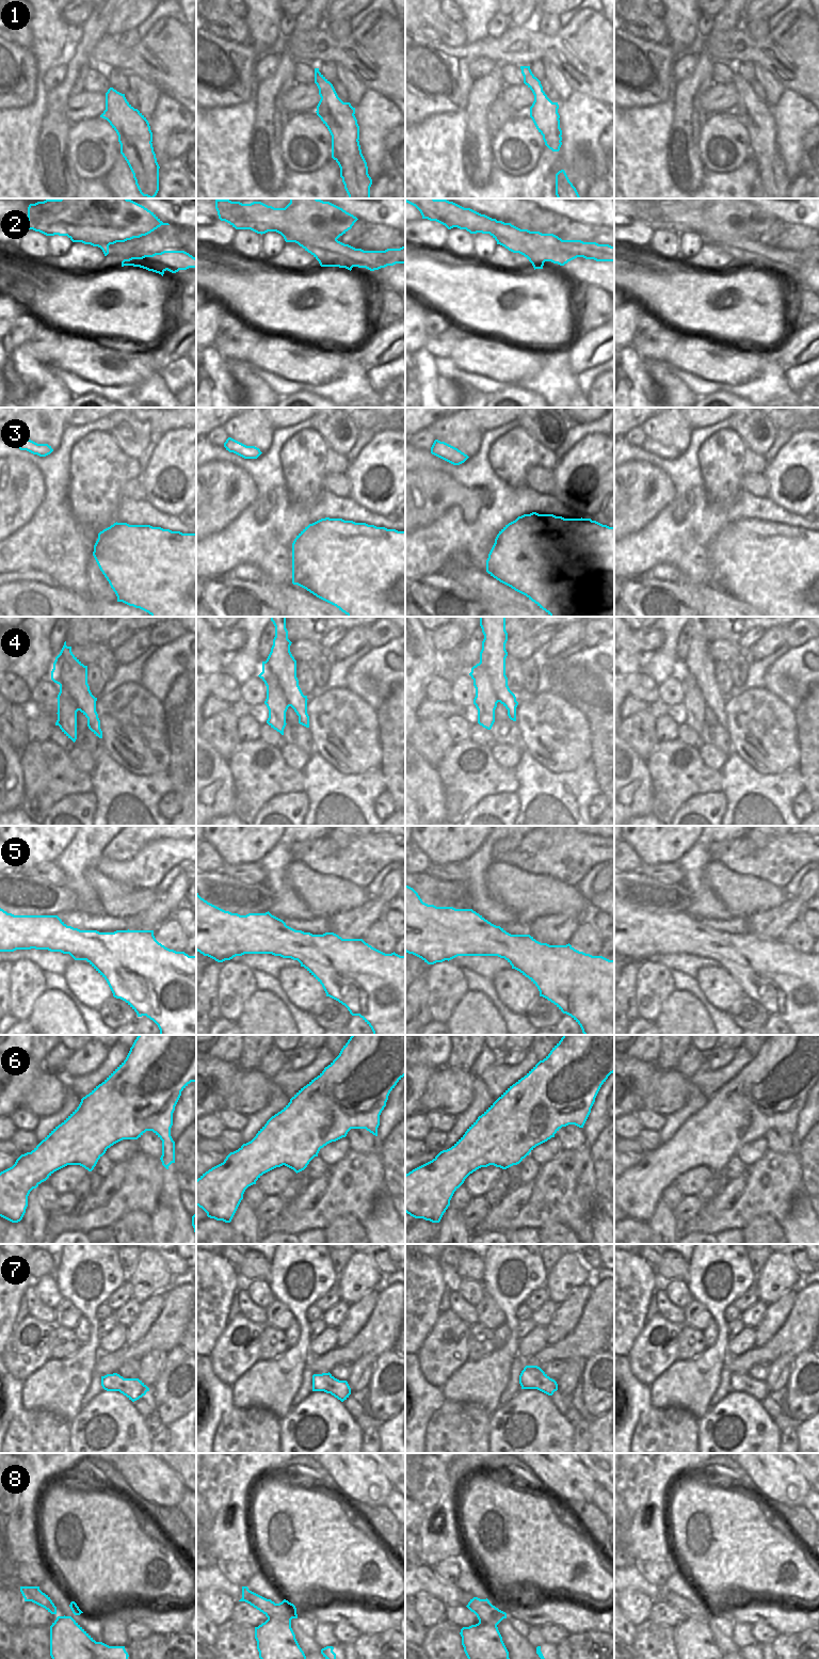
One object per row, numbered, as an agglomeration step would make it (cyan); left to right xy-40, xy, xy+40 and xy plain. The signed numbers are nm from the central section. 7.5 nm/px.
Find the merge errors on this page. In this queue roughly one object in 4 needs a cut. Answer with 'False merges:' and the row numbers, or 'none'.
False merges: 2, 4, 8

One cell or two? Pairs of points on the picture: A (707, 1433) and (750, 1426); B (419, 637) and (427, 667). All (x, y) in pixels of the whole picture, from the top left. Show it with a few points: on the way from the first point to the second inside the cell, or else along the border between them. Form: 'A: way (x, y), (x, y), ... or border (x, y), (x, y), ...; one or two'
A: way (715, 1419), (721, 1408), (727, 1413), (737, 1414); one
B: way (419, 644), (420, 659); one

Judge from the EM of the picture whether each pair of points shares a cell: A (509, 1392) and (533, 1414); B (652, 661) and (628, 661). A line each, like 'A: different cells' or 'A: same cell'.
A: different cells
B: different cells

